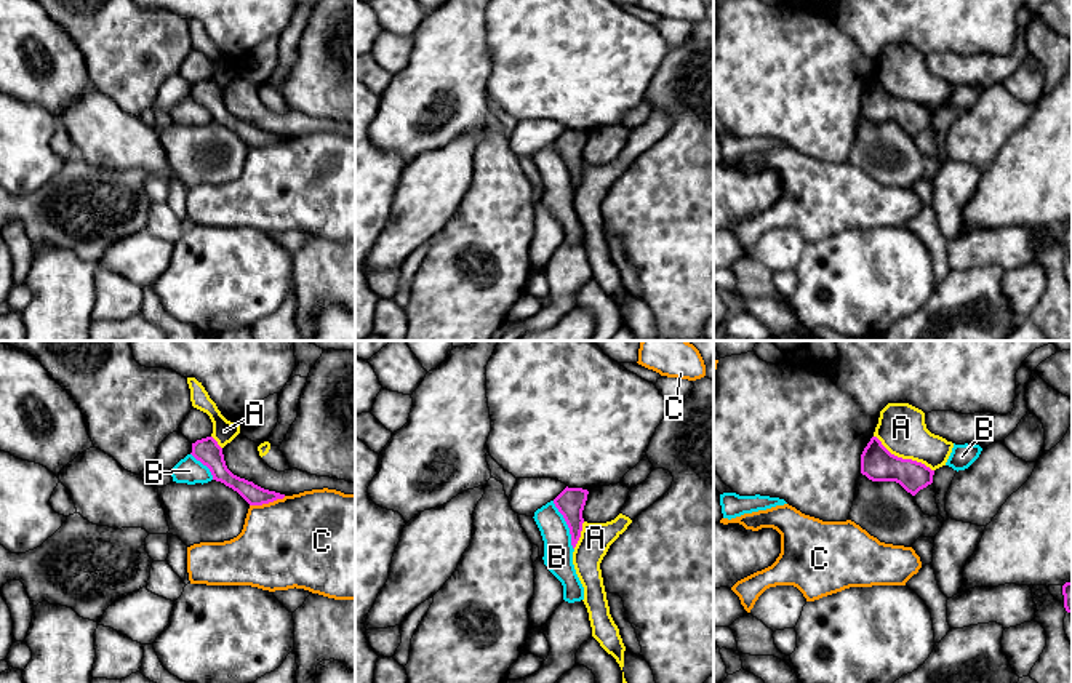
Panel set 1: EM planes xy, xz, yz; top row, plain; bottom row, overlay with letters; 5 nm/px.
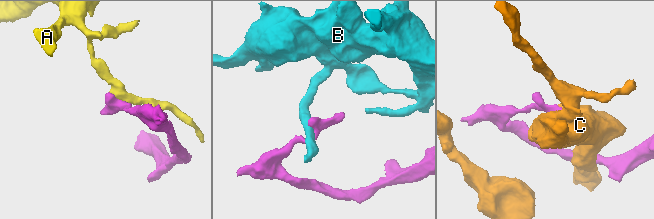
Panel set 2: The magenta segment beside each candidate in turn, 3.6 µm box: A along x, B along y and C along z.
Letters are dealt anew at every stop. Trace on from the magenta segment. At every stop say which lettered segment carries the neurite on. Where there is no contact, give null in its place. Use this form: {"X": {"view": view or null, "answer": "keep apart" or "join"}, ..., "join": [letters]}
{"A": {"view": "yz", "answer": "keep apart"}, "B": {"view": "xz", "answer": "keep apart"}, "C": {"view": "xy", "answer": "keep apart"}, "join": []}

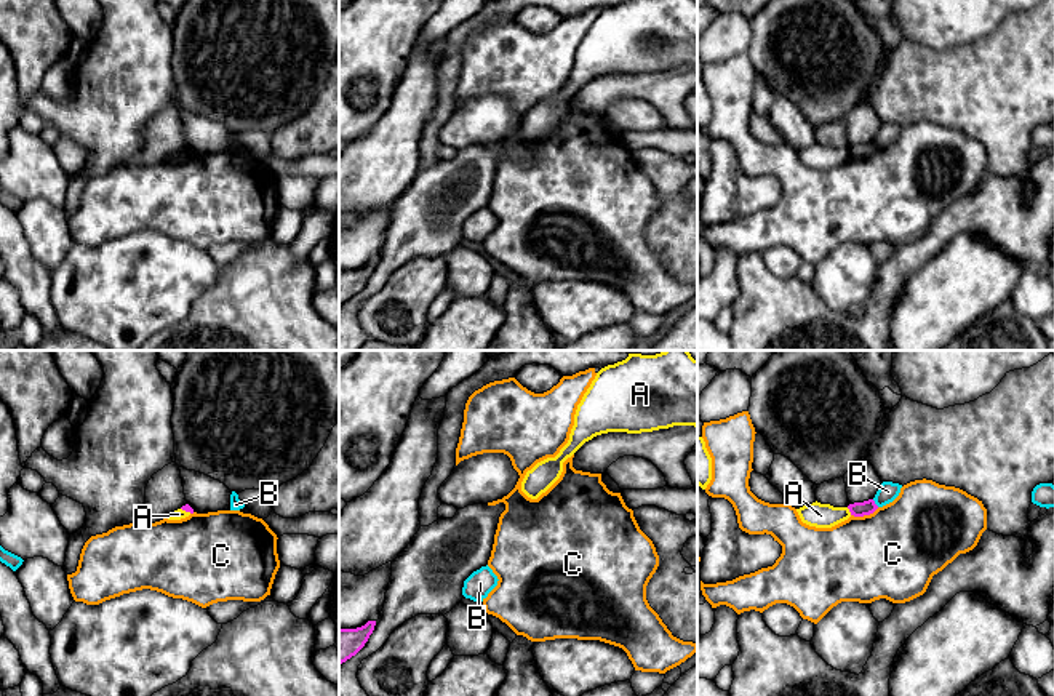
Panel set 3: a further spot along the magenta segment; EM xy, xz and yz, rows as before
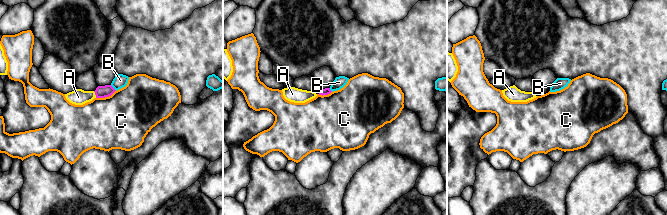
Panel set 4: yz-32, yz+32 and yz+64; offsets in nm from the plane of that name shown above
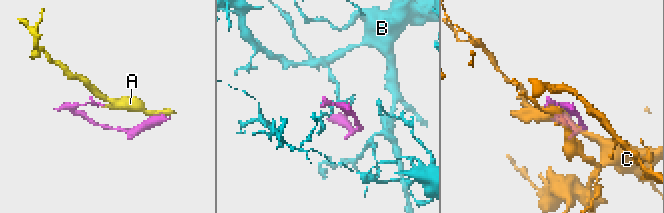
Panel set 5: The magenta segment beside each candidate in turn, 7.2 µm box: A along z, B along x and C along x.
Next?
{"A": {"view": "yz", "answer": "keep apart"}, "B": {"view": "yz", "answer": "keep apart"}, "C": {"view": "yz", "answer": "keep apart"}, "join": []}

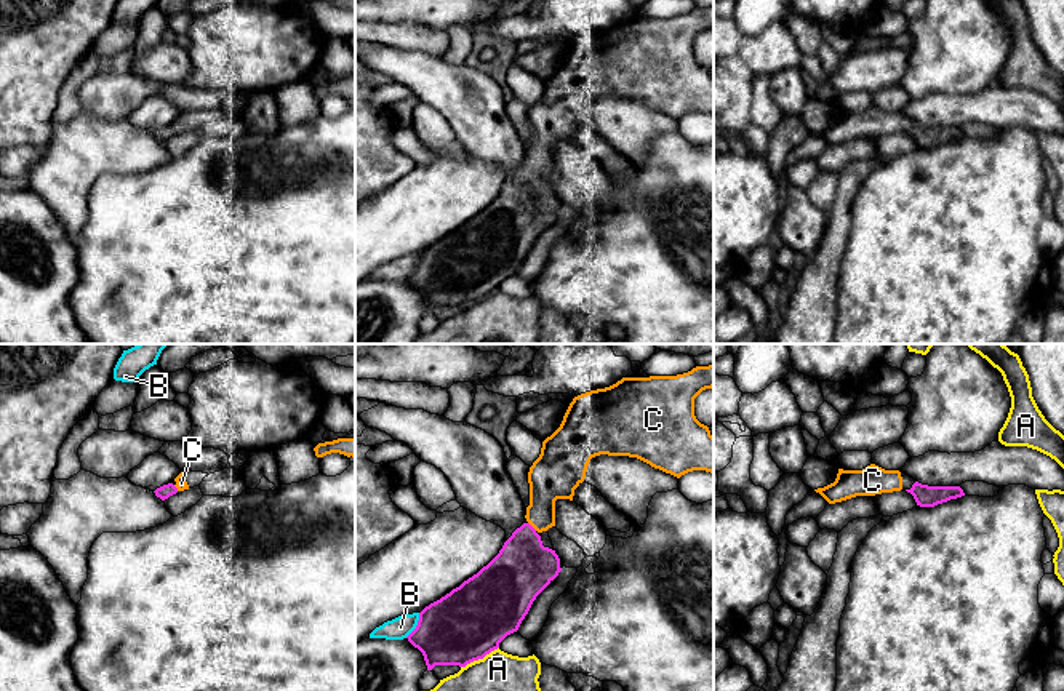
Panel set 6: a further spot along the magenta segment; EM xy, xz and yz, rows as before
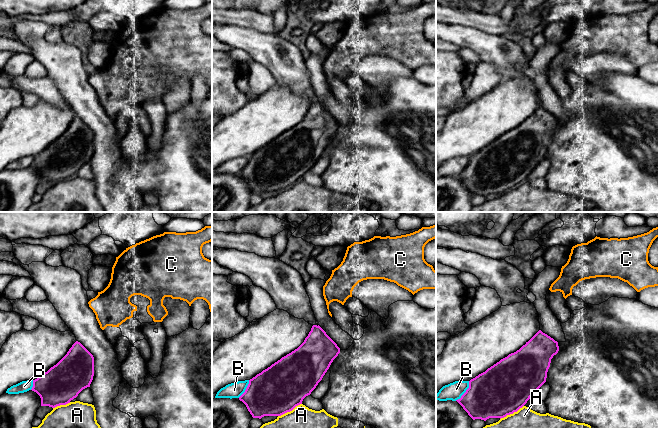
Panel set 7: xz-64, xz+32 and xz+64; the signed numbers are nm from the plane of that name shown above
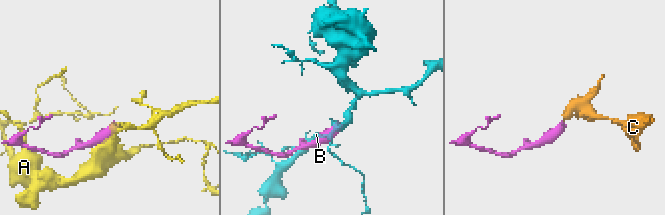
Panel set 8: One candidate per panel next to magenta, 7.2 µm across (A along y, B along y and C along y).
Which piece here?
{"A": {"view": "xz", "answer": "keep apart"}, "B": {"view": "xz", "answer": "keep apart"}, "C": {"view": "xz", "answer": "join"}, "join": ["C"]}

